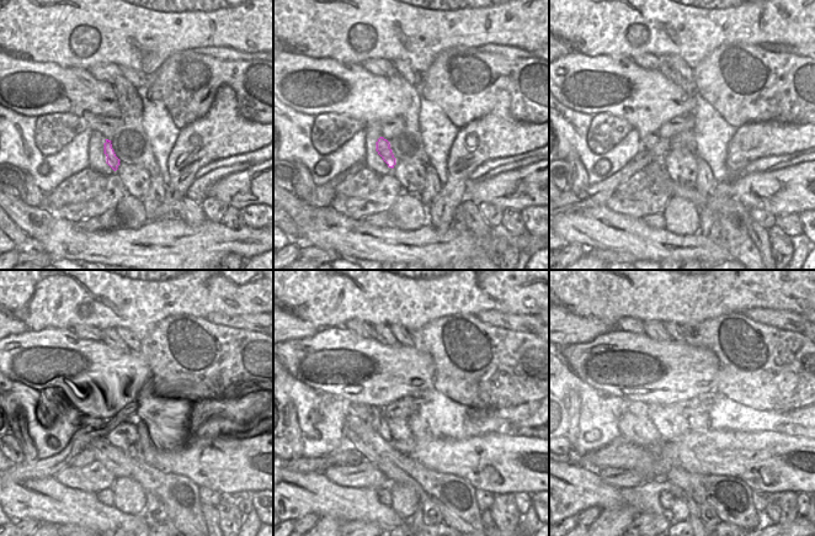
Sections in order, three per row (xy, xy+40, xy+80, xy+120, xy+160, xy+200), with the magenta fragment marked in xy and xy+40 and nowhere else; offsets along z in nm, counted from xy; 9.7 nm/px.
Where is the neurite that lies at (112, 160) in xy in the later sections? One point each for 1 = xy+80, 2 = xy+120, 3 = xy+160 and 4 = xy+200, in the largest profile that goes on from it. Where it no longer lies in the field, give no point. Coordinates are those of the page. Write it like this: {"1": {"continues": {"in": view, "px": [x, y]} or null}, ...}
{"1": {"continues": {"in": "xy+80", "px": [653, 148]}}, "2": {"continues": {"in": "xy+120", "px": [99, 420]}}, "3": {"continues": {"in": "xy+160", "px": [371, 414]}}, "4": {"continues": {"in": "xy+200", "px": [638, 408]}}}

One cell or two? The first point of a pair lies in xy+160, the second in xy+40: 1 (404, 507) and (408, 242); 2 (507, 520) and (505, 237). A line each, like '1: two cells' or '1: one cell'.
1: two cells
2: two cells

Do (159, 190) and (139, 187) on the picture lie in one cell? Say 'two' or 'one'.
two

